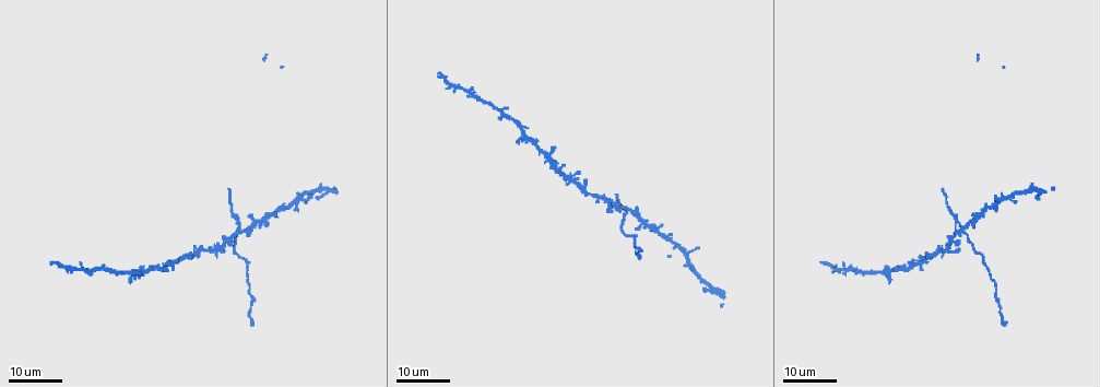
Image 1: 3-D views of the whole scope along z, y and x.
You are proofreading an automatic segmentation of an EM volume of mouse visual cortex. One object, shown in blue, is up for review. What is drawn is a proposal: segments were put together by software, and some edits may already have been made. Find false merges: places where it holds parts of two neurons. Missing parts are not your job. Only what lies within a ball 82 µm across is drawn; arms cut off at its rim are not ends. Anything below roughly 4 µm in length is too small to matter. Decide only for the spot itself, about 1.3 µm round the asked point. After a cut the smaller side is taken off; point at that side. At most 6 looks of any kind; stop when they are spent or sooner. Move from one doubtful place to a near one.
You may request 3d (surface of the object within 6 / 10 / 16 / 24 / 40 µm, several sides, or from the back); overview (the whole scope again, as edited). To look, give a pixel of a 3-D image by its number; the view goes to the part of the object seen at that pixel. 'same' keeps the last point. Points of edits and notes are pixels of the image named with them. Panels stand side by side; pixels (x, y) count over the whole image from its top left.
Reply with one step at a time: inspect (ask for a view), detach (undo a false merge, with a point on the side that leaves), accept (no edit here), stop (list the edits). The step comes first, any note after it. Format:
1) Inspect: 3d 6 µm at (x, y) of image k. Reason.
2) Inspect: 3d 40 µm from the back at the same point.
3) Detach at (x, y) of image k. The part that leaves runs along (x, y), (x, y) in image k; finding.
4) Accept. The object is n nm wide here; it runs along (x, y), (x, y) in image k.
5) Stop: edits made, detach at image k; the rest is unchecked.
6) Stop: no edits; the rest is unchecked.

Inspect: 3d 16 µm at (687, 256) of image 1. Small branch off a trunk.

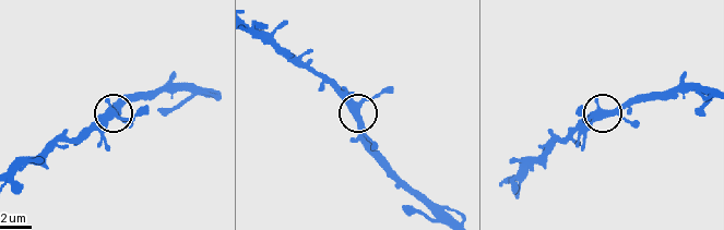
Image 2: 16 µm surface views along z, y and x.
Inspect: 3d 10 µm at (111, 115) of image 2. Zoom in.

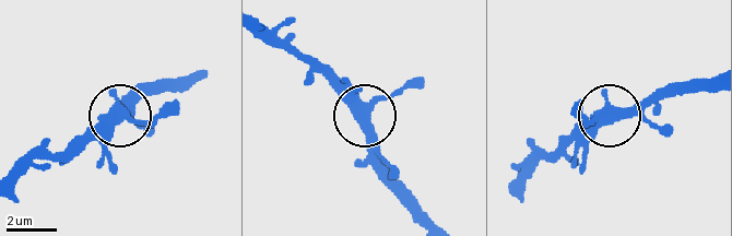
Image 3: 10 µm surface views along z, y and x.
Accept. 4 arms meet here; it runs along (264, 23), (358, 110), (372, 110), (406, 81) in image 3; continuous, no second neuron.

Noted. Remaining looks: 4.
Inspect: 3d 24 µm at (239, 221) of image 1. A fork.

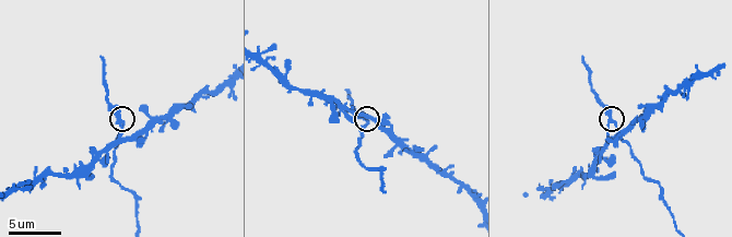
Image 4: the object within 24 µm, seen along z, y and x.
Inspect: 3d 6 µm at (609, 119) of image 4.

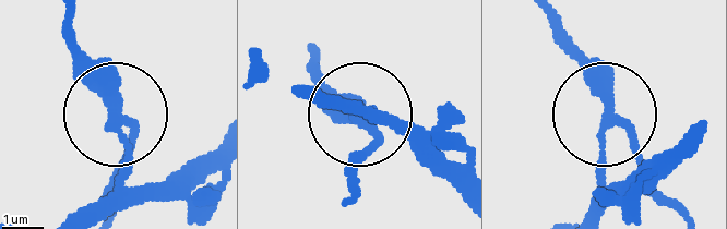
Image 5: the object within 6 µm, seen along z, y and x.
Detach at (607, 73) of image 5. The object is 240 nm wide here; a second neuron is stuck on.

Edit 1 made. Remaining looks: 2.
Stop: edits made, detach at image 5; the rest is unchecked.

